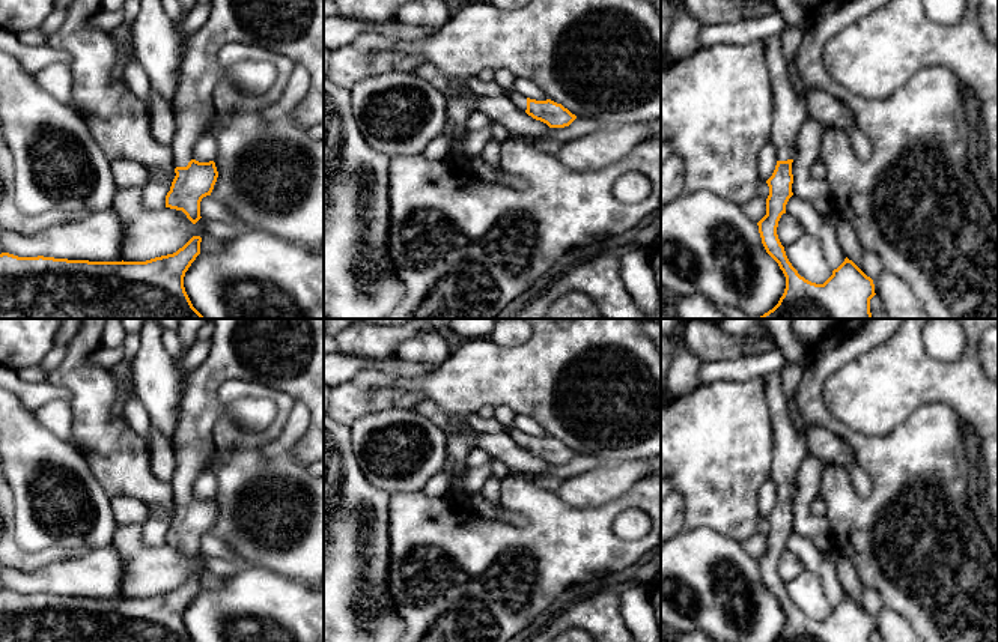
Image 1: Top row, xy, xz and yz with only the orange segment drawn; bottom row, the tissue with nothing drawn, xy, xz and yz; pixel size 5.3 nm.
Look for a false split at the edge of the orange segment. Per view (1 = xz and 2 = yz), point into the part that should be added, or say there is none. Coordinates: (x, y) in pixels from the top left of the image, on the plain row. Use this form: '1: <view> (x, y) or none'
1: xz (520, 438)
2: yz (791, 448)

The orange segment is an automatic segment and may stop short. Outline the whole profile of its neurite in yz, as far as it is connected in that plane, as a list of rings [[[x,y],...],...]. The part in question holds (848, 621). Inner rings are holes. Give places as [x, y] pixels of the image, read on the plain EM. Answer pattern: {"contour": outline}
{"contour": [[[780,371],[765,376],[765,385],[774,427],[774,460],[769,480],[777,487],[777,502],[766,517],[769,523],[766,552],[757,562],[766,589],[786,613],[786,625],[777,642],[870,642],[870,636],[876,631],[873,616],[852,597],[846,594],[823,621],[816,621],[798,610],[778,576],[778,558],[793,532],[792,499],[796,492],[796,474],[808,456],[808,448],[805,433],[792,424]]]}

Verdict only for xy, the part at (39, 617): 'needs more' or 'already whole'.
already whole

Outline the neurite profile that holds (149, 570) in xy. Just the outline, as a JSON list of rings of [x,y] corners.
[[[138,523],[114,525],[111,546],[125,559],[123,598],[173,591],[193,573],[206,574],[203,555],[193,561],[182,547],[151,547],[143,541]]]

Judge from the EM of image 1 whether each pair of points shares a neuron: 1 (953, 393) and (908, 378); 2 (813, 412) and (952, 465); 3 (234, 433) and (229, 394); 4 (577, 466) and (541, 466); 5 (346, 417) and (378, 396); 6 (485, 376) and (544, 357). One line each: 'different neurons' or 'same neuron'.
1: same neuron
2: same neuron
3: same neuron
4: different neurons
5: same neuron
6: same neuron

